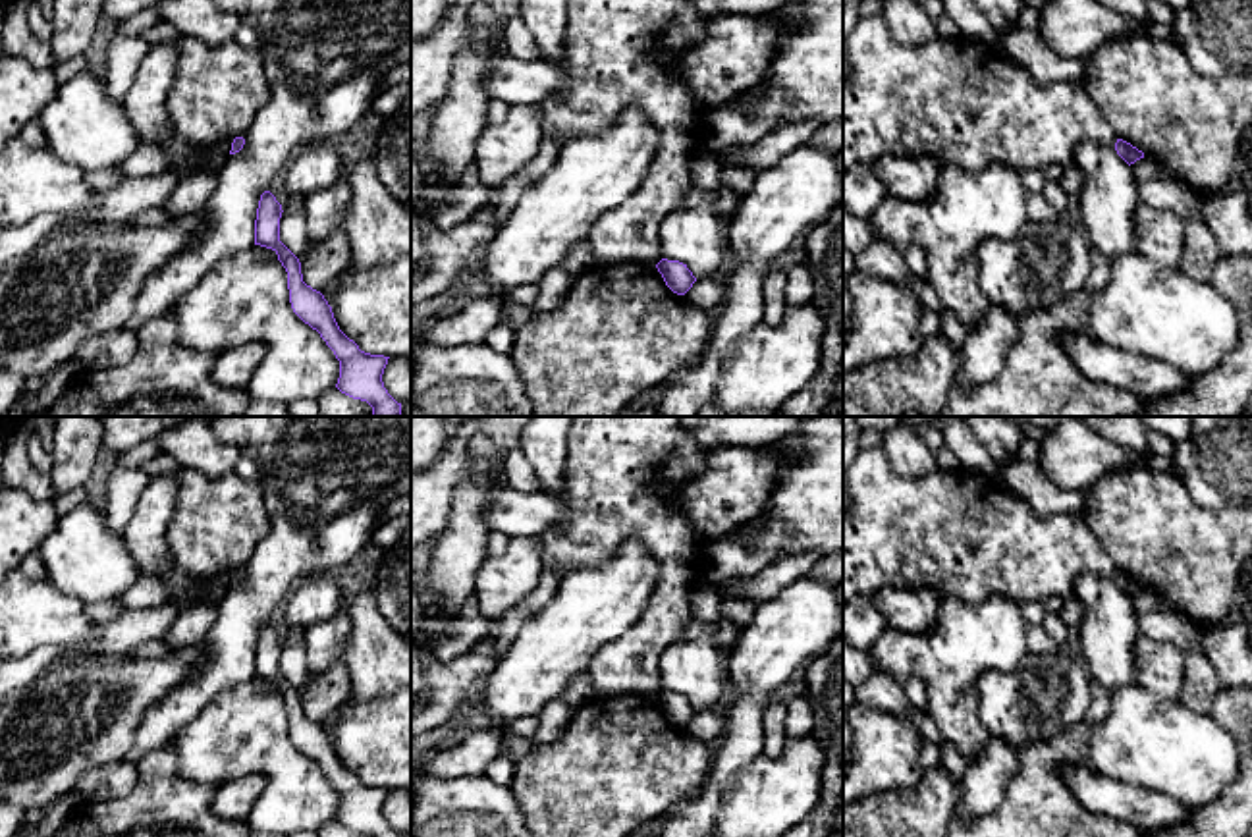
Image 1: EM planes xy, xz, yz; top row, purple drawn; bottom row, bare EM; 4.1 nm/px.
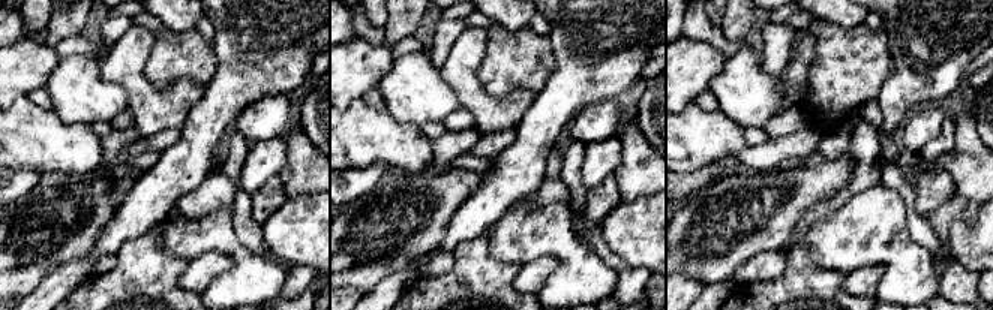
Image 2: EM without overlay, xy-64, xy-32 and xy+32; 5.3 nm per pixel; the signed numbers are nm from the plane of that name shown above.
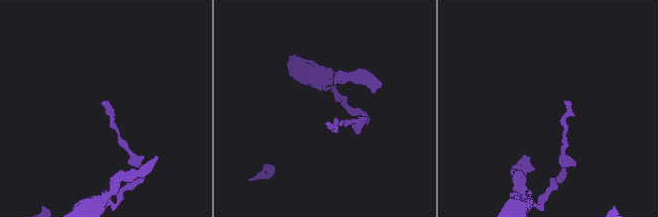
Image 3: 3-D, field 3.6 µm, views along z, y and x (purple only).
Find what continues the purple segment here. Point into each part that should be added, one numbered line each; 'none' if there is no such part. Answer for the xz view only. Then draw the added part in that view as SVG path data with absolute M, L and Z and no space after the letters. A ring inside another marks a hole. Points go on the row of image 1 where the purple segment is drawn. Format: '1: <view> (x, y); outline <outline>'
none

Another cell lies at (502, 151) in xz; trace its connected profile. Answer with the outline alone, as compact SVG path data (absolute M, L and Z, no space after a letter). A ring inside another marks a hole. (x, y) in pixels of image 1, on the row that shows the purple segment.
M511 108L498 125L486 125L475 148L475 170L482 185L496 189L527 168L544 141L542 112Z

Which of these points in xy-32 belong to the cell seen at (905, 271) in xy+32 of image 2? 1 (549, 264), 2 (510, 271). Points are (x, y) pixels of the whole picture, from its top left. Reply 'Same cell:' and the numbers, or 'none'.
Same cell: none

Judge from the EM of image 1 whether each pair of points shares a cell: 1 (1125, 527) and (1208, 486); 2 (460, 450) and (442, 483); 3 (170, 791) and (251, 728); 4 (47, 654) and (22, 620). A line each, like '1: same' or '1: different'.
1: different
2: same
3: different
4: different

